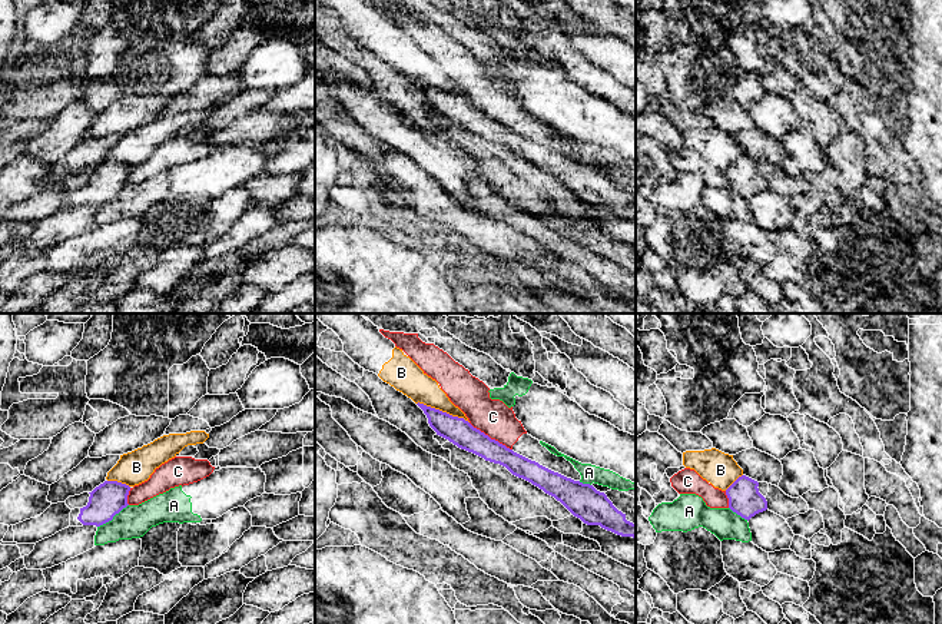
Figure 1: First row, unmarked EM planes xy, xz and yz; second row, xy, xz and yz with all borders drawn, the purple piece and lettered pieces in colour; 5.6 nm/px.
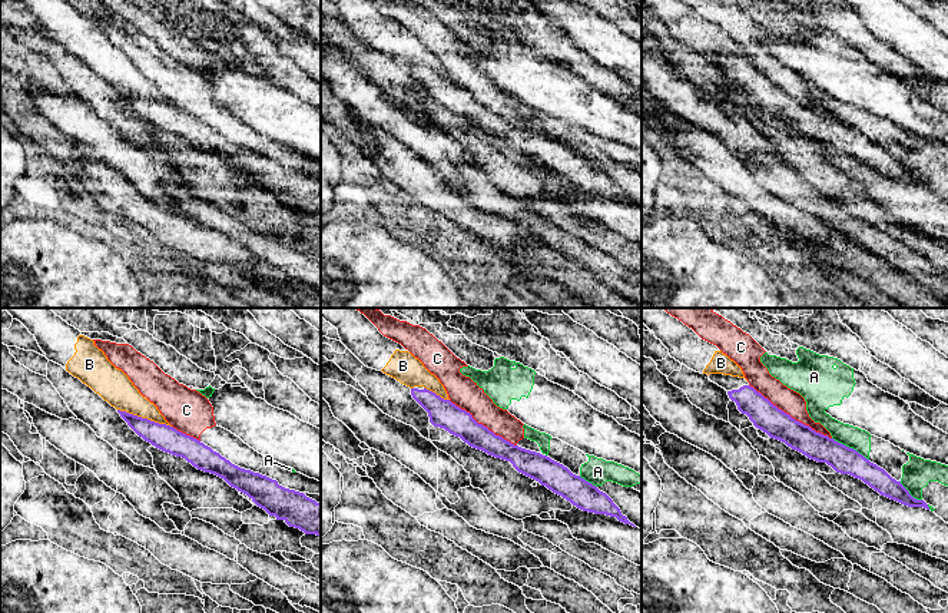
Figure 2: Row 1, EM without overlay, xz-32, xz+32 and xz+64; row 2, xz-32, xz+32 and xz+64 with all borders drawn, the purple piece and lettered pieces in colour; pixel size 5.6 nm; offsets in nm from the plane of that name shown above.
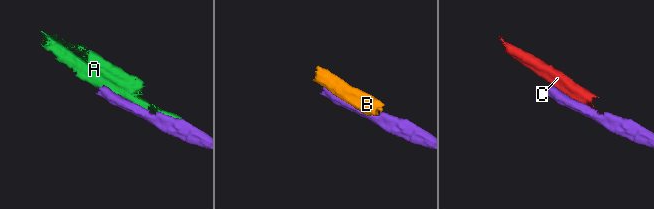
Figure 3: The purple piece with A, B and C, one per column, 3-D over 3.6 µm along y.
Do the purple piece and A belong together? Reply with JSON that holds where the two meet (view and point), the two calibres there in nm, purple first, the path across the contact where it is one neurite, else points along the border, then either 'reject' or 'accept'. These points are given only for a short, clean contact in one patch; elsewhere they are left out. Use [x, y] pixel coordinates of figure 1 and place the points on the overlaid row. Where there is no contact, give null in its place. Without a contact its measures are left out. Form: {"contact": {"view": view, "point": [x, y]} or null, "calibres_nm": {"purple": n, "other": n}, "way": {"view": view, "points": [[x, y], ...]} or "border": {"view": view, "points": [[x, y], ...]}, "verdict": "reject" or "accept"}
{"contact": {"view": "xy", "point": [112, 518]}, "calibres_nm": {"purple": 190, "other": 190}, "verdict": "reject"}

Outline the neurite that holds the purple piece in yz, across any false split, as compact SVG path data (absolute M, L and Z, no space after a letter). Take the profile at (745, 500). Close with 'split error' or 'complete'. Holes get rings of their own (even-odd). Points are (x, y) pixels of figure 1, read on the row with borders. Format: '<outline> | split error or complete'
M742 475L727 489L729 508L744 520L767 510L766 498L759 492L759 482Z | complete

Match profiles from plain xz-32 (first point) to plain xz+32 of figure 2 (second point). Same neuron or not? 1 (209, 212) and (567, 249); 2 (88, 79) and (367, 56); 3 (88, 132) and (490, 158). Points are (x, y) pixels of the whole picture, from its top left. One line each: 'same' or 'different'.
1: same
2: same
3: different

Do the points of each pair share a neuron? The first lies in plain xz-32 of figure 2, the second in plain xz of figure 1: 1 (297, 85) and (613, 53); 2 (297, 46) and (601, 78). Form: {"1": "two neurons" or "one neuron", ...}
{"1": "two neurons", "2": "two neurons"}

